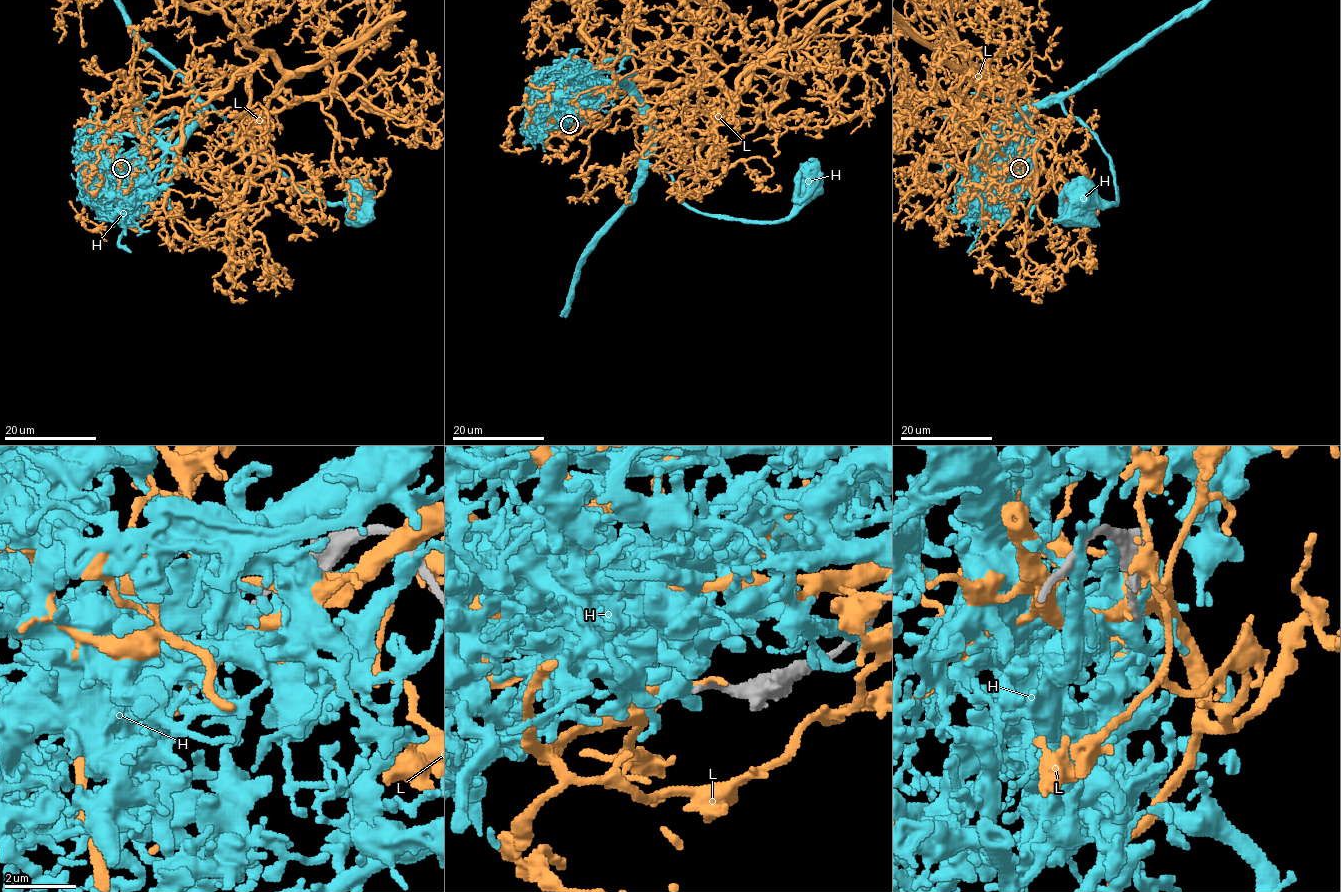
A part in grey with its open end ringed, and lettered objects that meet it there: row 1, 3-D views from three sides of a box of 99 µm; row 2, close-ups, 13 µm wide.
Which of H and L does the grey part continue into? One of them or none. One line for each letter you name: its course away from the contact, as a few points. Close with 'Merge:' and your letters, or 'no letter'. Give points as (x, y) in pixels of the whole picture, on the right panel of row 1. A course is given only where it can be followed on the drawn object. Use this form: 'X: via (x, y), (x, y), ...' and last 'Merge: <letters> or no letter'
Merge: no letter

